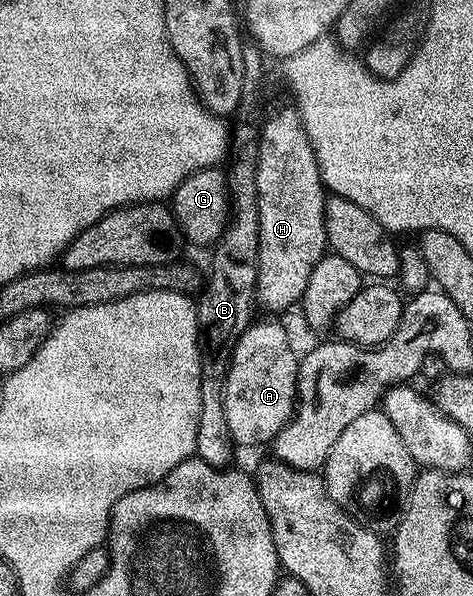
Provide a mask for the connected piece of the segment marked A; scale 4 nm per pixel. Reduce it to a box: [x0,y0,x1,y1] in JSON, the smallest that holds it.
[224,321,299,448]

